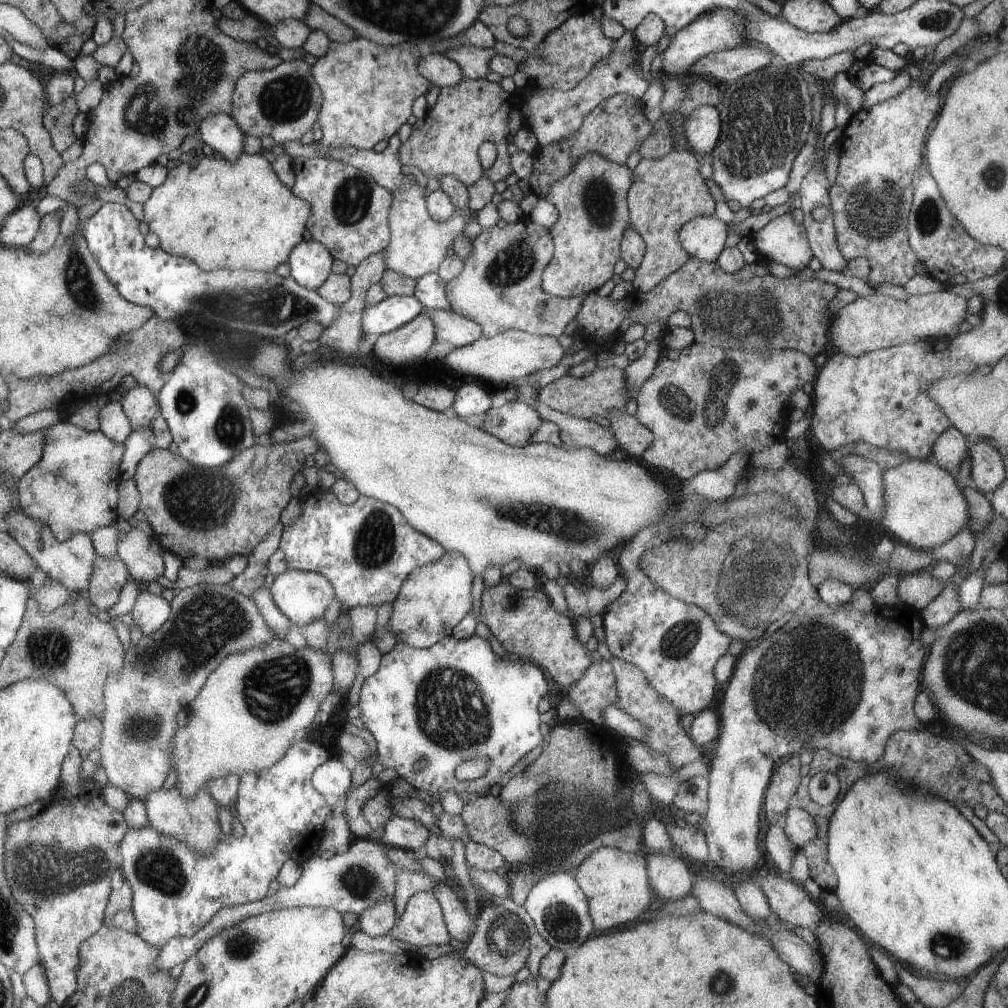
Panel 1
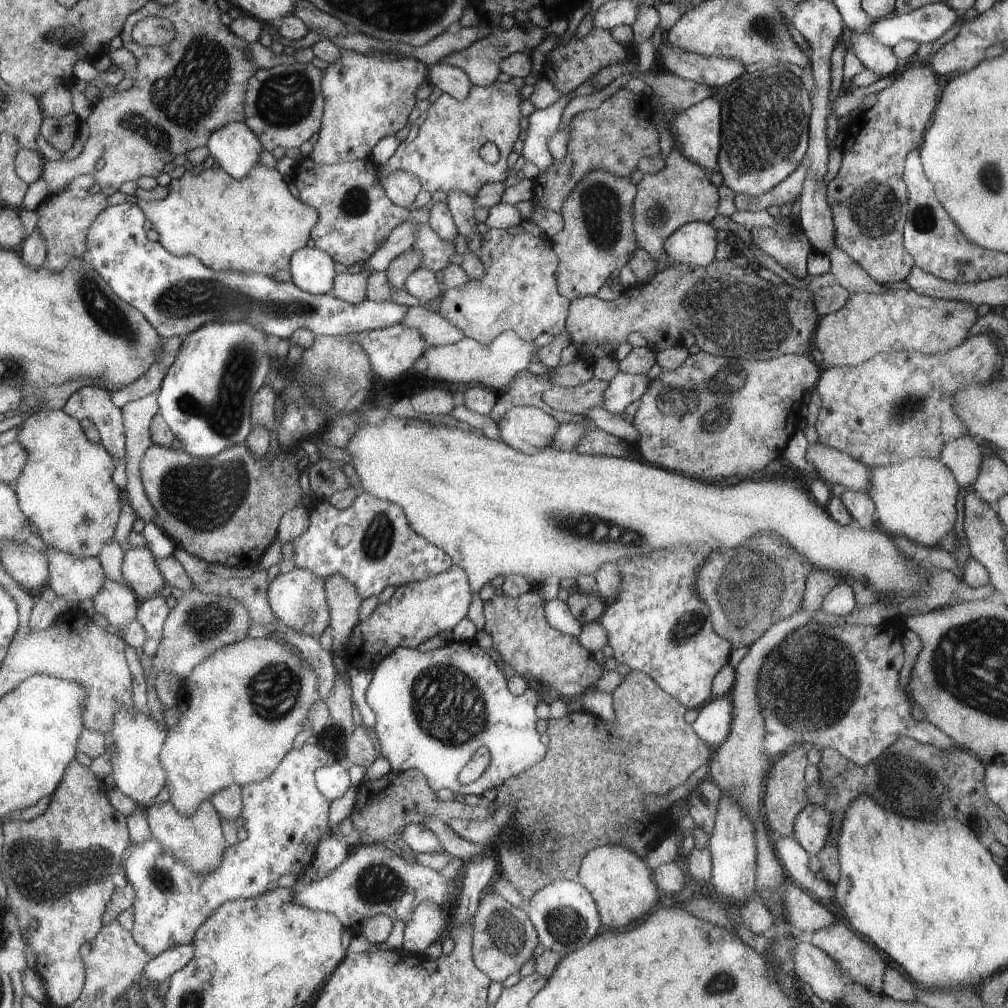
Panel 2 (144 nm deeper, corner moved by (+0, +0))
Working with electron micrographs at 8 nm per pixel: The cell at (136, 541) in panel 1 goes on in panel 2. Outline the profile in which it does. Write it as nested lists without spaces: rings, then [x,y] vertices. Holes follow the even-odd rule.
[[[129,548],[123,556],[125,584],[135,592],[139,602],[151,600],[157,594],[165,594],[165,580],[155,566],[155,558],[149,548]]]

